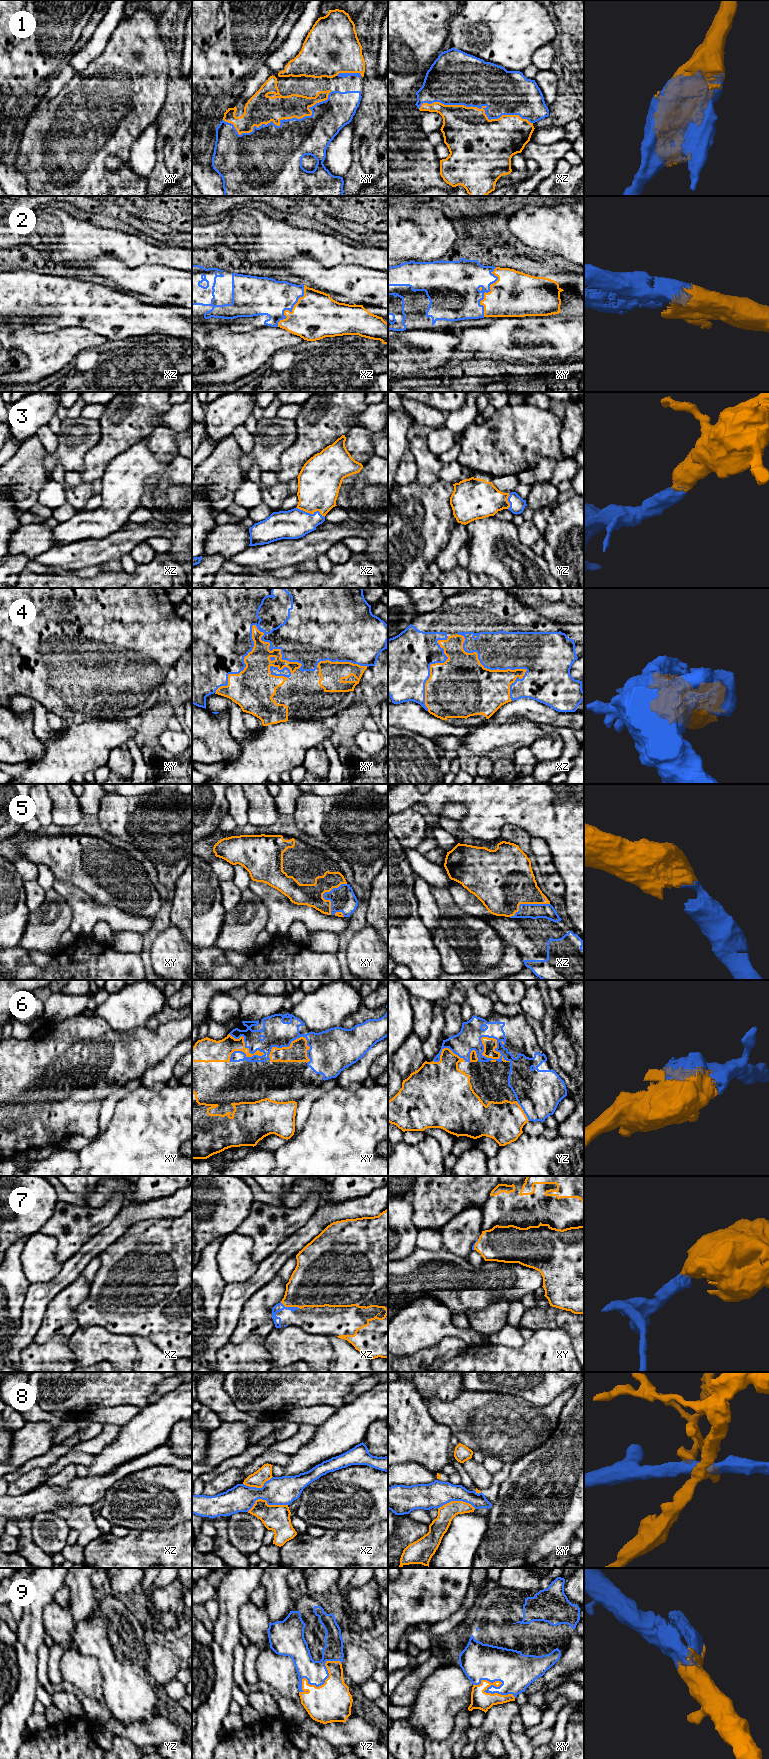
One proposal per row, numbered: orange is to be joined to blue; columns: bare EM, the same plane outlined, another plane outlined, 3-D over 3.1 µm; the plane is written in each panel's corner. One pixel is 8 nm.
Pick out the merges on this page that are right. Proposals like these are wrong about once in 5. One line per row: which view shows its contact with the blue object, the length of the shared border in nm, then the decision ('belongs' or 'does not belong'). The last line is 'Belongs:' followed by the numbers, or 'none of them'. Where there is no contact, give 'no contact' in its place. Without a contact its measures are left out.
1: meets blue in xy; contact 900 nm long; belongs
2: meets blue in xy; contact 420 nm long; belongs
3: meets blue in xz; contact 240 nm long; belongs
4: meets blue in xy; contact 750 nm long; belongs
5: meets blue in xy; contact 280 nm long; belongs
6: meets blue in xy; contact 340 nm long; belongs
7: meets blue in xz; contact 180 nm long; belongs
8: meets blue in xz; contact 340 nm long; does not belong
9: meets blue in yz; contact 420 nm long; belongs
Belongs: 1, 2, 3, 4, 5, 6, 7, 9

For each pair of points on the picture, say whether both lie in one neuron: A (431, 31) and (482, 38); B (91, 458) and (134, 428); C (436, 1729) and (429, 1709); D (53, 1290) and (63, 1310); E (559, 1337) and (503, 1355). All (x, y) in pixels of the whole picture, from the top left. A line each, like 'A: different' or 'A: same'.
A: different
B: same
C: same
D: different
E: same

